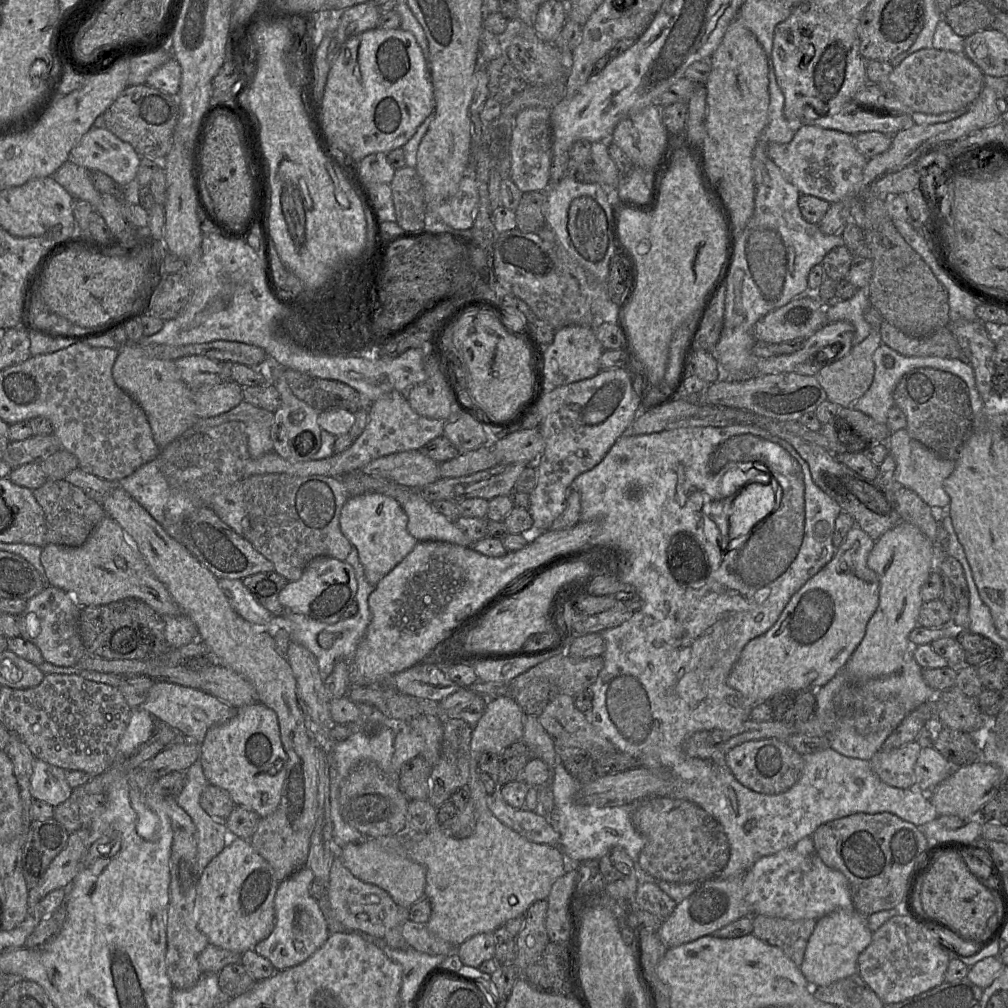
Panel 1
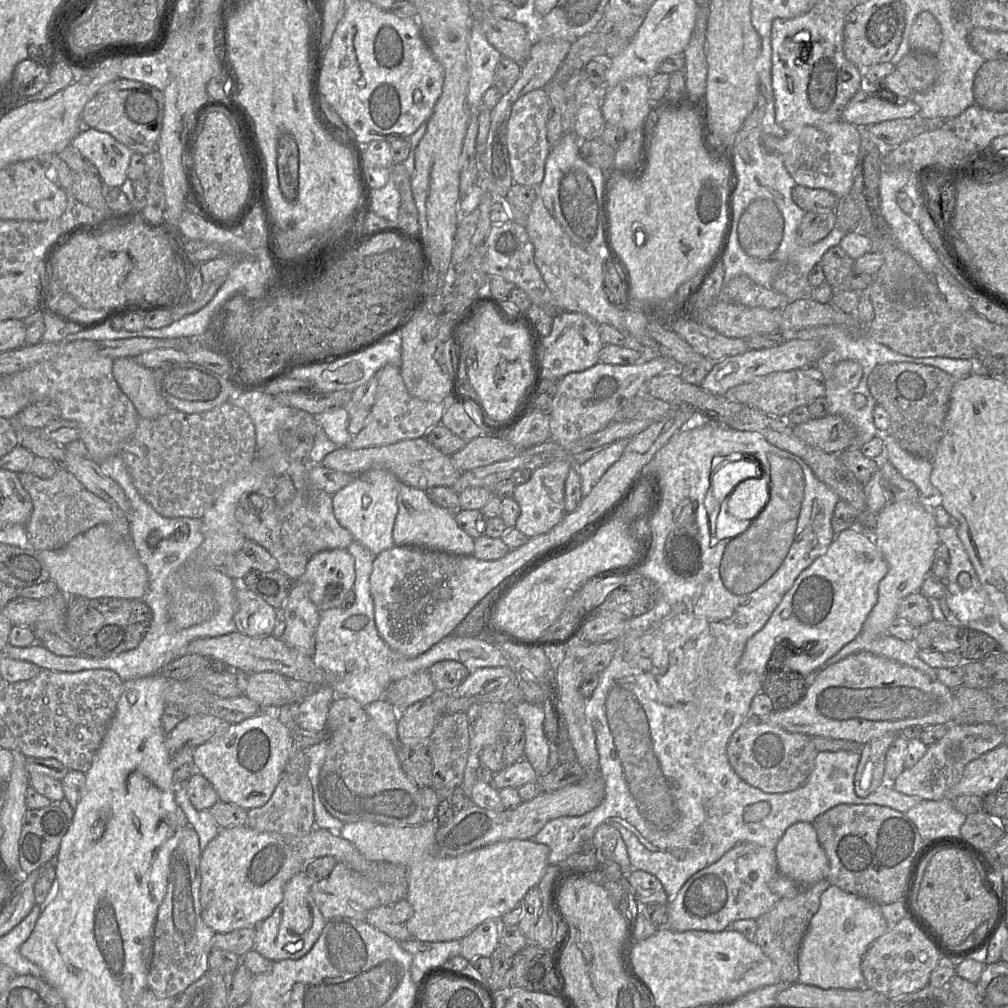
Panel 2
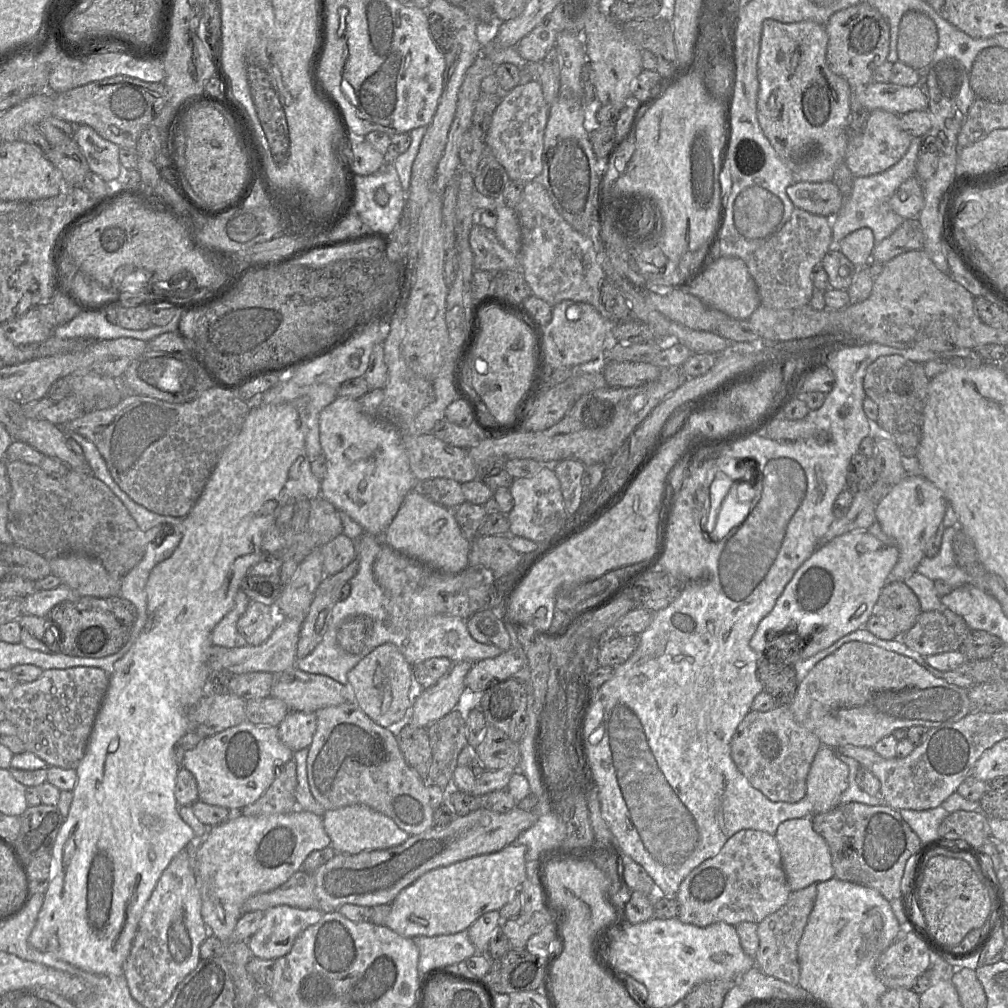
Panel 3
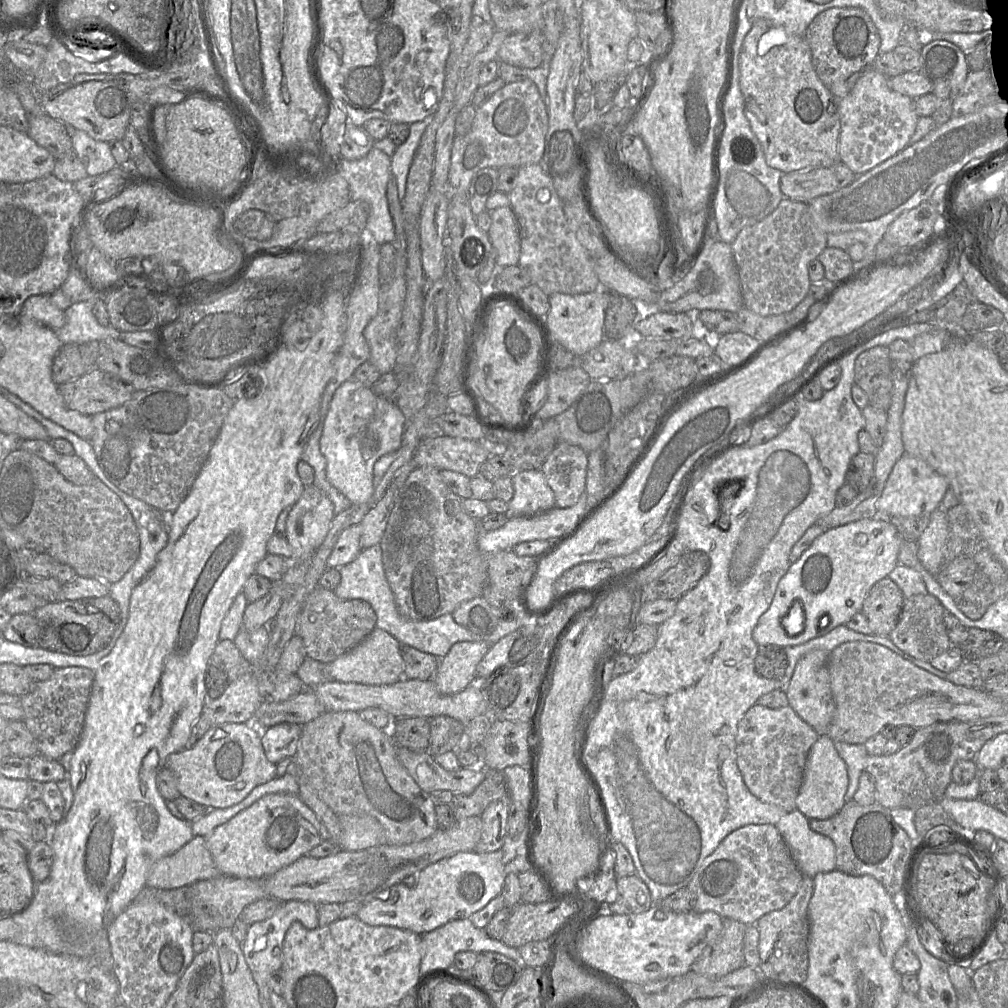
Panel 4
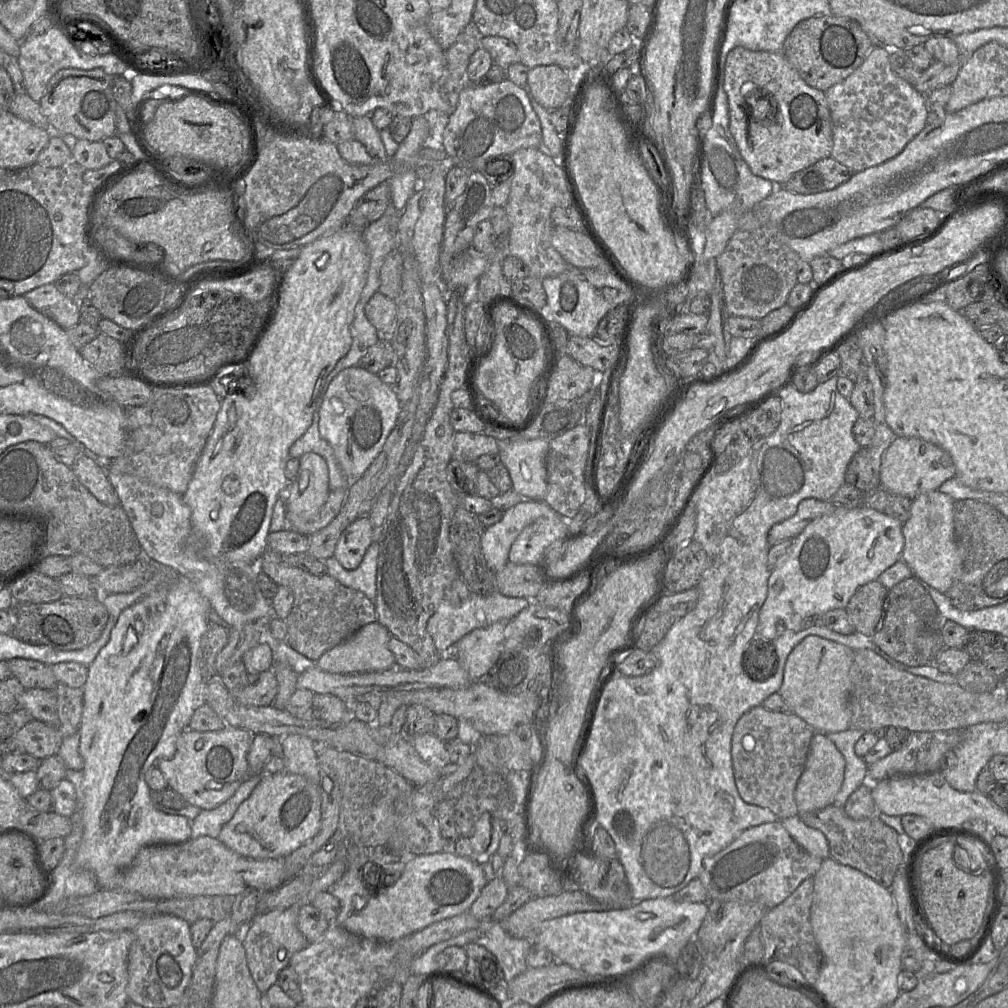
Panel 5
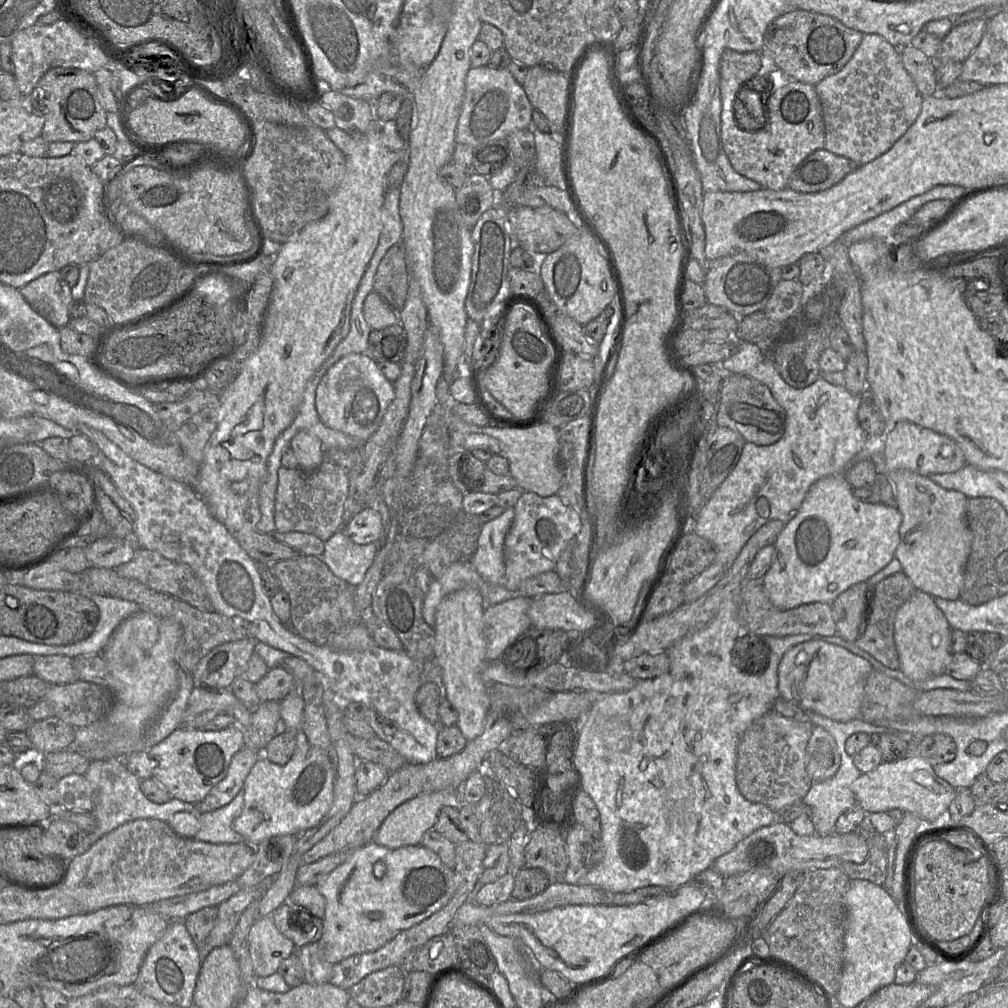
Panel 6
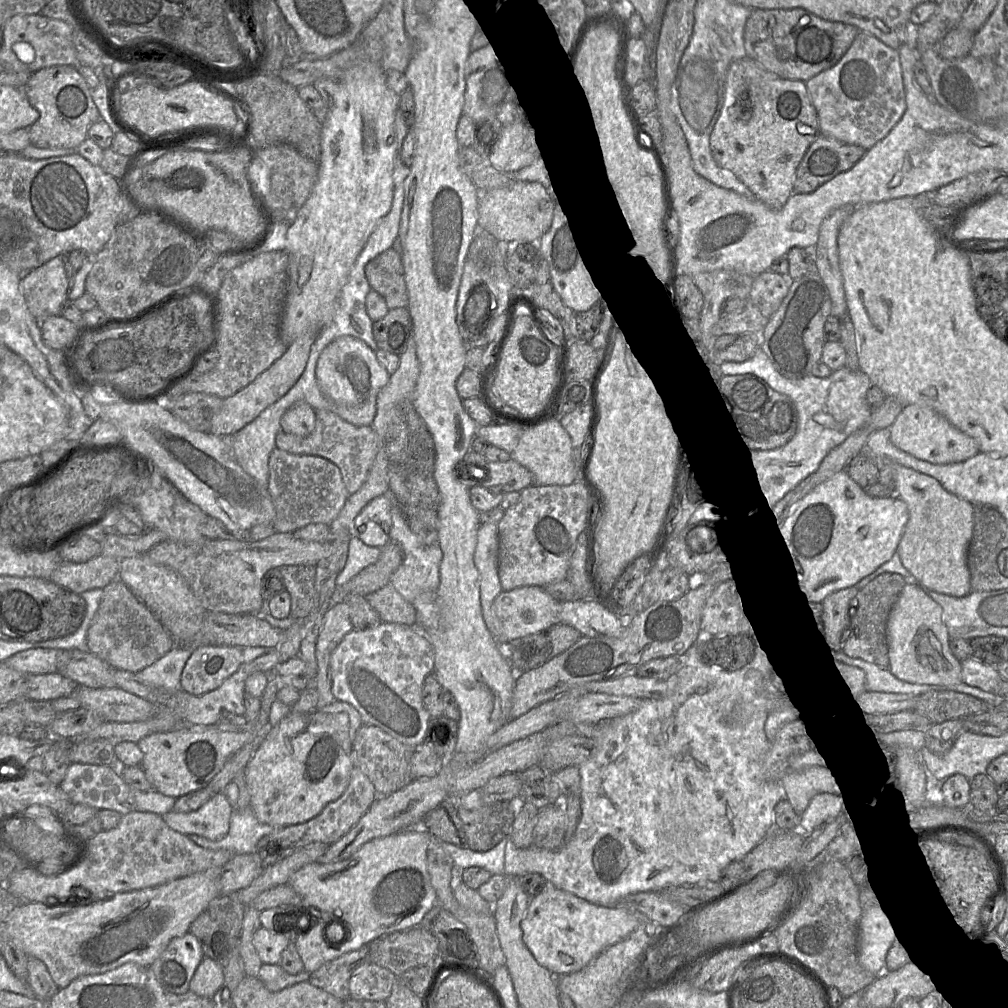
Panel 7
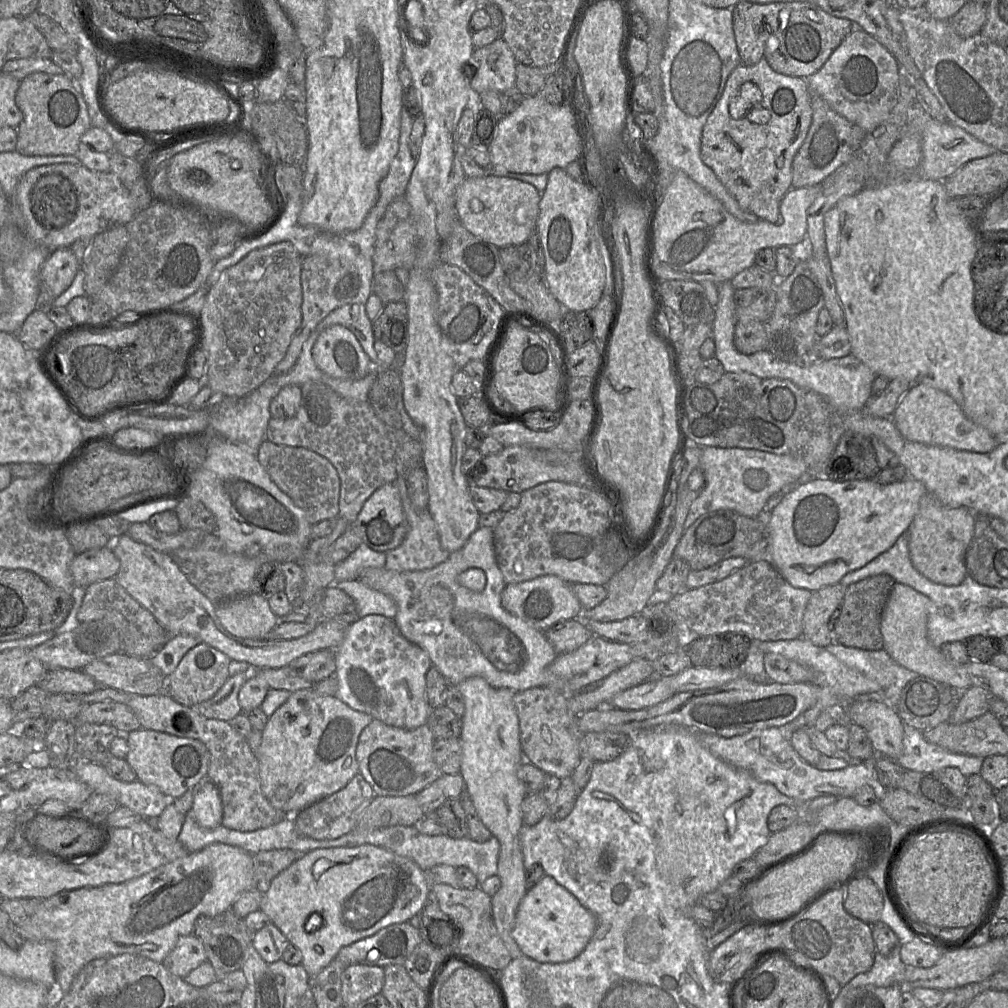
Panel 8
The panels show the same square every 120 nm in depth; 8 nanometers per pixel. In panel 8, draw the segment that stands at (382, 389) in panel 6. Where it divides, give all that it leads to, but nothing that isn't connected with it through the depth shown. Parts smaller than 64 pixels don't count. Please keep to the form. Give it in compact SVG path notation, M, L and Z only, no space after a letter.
M342 325L324 329L312 348L312 357L317 367L332 378L356 380L371 371L381 371L381 365L373 365L356 336Z

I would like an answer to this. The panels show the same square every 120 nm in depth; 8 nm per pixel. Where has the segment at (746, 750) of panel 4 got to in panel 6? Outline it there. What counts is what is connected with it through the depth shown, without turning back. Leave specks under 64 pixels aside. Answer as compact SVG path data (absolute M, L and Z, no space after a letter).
M773 710L748 726L738 745L736 763L737 786L747 800L764 804L776 813L788 805L802 801L813 783L806 771L806 748L813 727L814 725L810 721L795 721L783 717Z

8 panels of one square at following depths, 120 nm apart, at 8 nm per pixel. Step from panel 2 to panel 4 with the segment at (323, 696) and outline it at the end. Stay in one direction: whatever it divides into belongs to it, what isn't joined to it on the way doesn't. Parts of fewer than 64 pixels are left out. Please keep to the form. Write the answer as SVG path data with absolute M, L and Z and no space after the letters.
M280 723L263 729L261 743L266 758L277 764L285 758L292 758L297 752L302 735L302 725L295 723Z

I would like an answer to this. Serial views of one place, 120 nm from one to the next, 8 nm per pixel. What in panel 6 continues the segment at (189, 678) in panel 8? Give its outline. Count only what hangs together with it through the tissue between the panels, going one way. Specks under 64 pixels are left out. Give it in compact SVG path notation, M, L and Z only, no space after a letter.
M245 638L214 647L194 668L193 685L214 690L228 689L235 678L244 674L258 642L256 638Z

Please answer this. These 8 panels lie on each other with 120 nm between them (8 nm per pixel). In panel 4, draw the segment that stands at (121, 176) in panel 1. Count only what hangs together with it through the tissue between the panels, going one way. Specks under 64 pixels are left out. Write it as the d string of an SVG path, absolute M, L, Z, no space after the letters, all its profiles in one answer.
M77 130L72 136L72 143L89 176L107 173L117 166L108 142L95 140L86 132Z

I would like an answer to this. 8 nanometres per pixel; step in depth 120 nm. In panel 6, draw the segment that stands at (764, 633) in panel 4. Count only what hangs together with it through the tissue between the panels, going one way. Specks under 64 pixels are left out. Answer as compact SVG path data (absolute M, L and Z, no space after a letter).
M845 473L811 485L800 507L773 545L775 552L762 585L771 604L789 610L803 604L831 603L856 583L867 581L894 558L903 516L898 508L865 503L853 495Z

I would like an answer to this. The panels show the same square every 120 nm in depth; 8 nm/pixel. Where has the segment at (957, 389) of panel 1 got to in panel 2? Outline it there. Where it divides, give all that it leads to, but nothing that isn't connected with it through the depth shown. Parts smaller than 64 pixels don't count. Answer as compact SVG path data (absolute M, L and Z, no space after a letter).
M895 362L877 365L869 375L867 384L870 393L889 414L890 427L884 436L890 435L900 447L910 454L932 460L943 436L944 420L947 415L955 379L947 372L924 364Z

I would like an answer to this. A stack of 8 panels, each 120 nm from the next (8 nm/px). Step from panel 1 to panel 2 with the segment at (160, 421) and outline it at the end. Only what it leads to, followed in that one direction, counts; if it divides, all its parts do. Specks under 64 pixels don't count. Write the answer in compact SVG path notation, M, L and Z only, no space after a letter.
M134 357L113 360L112 373L141 419L156 419L171 409L157 388L153 371L136 362Z

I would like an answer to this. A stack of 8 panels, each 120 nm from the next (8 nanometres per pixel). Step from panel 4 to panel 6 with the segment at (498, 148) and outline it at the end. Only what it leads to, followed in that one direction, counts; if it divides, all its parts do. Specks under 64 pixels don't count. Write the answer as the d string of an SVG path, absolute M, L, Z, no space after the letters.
M488 65L471 67L466 77L465 94L456 127L456 144L476 148L506 141L515 131L531 129L532 109L523 86L507 68L494 69Z

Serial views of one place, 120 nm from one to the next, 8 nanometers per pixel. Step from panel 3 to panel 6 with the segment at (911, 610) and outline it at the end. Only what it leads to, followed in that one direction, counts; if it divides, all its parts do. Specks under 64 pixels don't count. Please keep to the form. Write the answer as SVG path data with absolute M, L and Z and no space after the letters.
M864 581L854 584L830 603L836 635L850 642L856 641L872 596L872 586Z

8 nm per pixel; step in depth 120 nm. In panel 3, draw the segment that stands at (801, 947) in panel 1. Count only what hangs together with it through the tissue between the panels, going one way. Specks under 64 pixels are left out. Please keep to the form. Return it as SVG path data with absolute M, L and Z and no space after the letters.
M817 883L791 892L787 902L779 910L768 915L757 925L759 948L754 960L755 966L764 974L791 985L799 984L798 944L803 935L808 917L813 910L816 897Z

